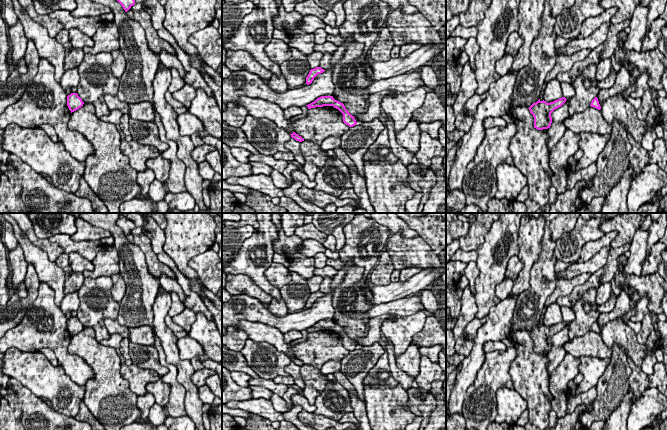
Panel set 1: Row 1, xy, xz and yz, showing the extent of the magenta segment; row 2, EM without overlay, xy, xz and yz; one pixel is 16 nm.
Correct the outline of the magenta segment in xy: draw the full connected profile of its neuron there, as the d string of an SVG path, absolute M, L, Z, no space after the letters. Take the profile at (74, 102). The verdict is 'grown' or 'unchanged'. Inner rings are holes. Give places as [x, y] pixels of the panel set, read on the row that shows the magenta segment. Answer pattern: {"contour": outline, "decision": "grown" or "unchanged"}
{"contour": "M71 93L67 96L67 106L71 113L81 108L83 104L84 102L77 93Z", "decision": "unchanged"}

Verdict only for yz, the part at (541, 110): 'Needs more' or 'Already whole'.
Already whole

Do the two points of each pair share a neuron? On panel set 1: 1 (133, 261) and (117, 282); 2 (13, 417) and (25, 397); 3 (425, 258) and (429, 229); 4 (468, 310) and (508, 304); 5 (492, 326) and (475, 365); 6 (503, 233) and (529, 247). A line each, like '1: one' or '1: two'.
1: two
2: two
3: two
4: two
5: one
6: two

